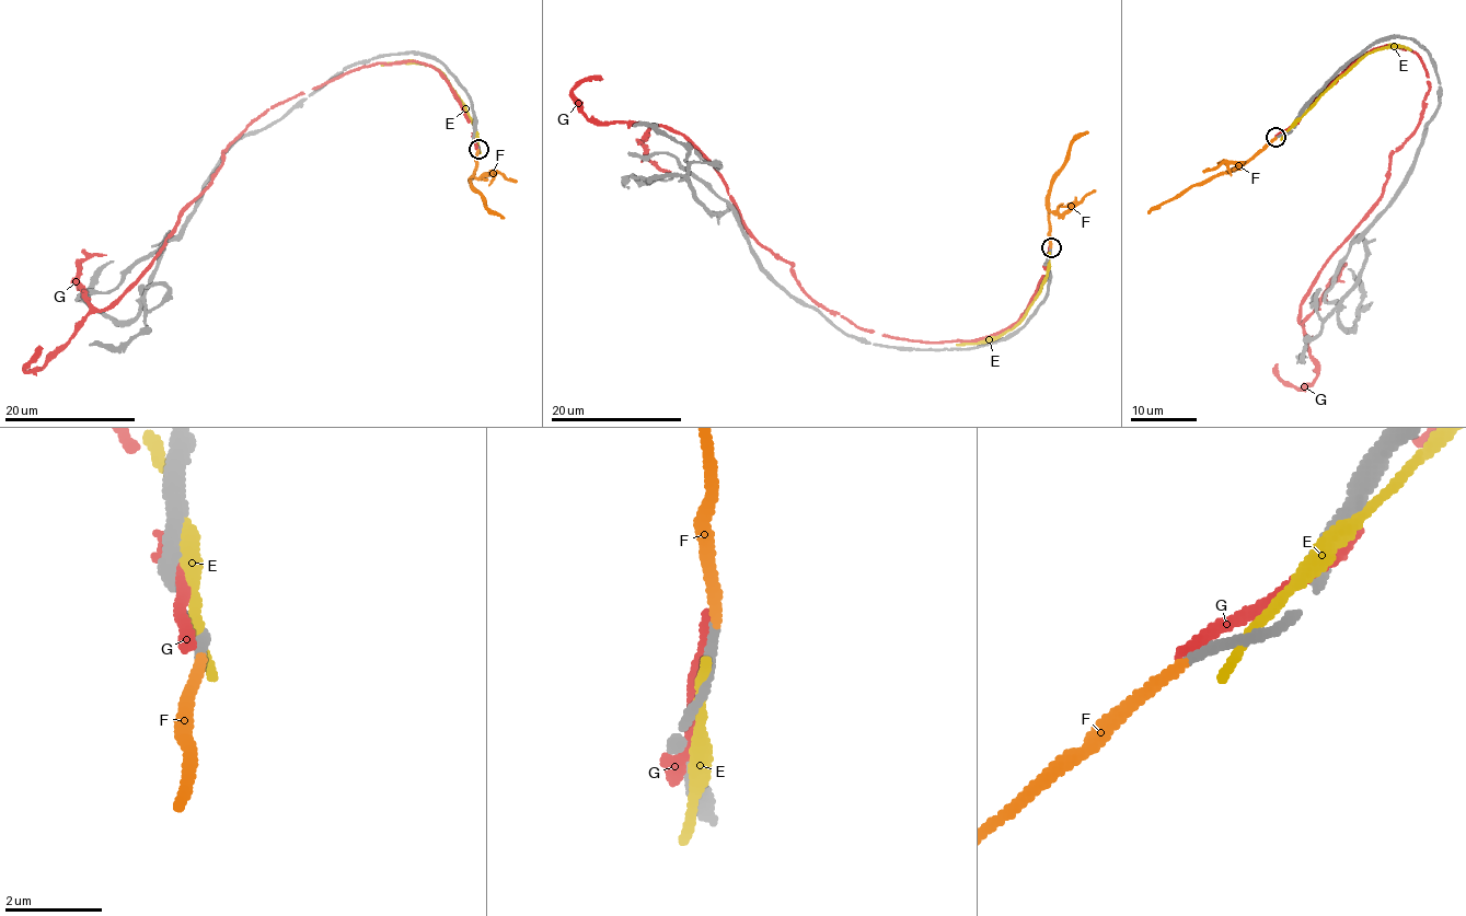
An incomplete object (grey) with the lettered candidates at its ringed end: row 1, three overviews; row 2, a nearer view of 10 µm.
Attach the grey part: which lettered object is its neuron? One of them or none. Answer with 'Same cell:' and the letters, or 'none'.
Same cell: F

